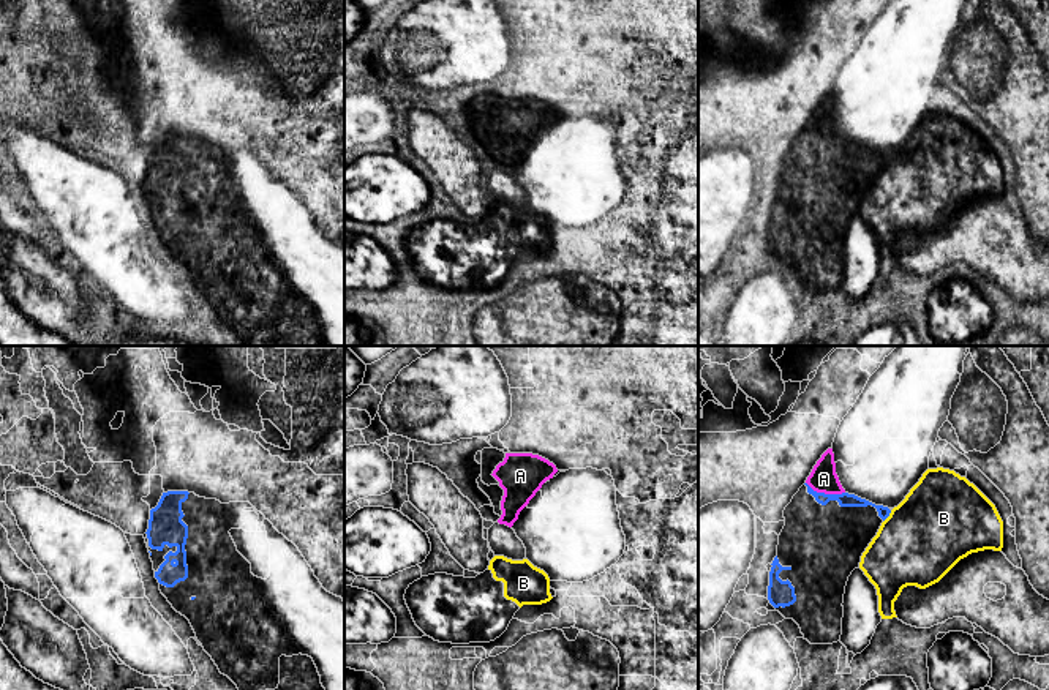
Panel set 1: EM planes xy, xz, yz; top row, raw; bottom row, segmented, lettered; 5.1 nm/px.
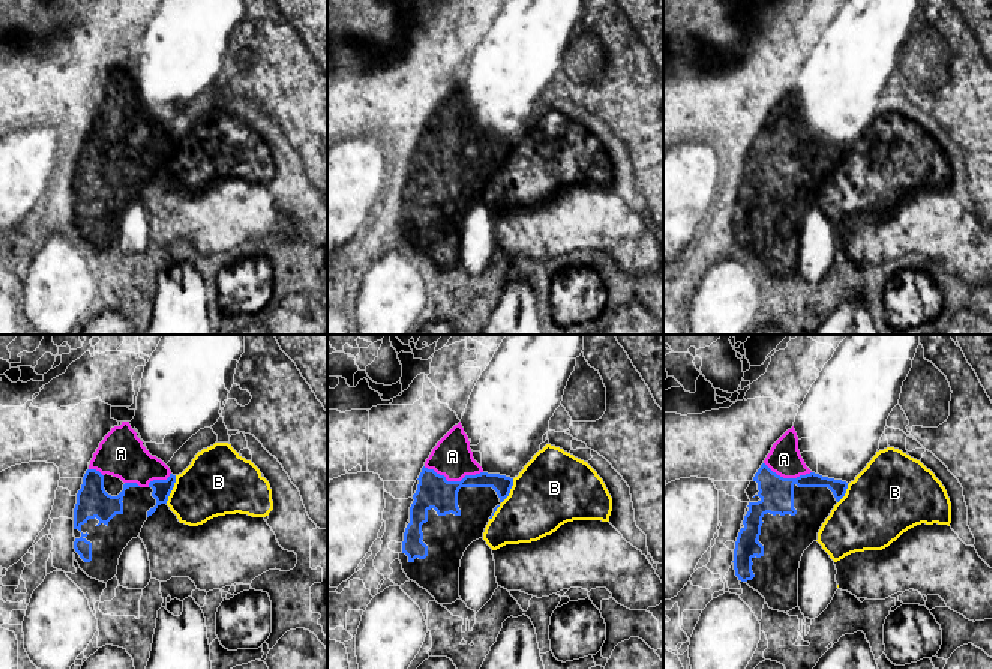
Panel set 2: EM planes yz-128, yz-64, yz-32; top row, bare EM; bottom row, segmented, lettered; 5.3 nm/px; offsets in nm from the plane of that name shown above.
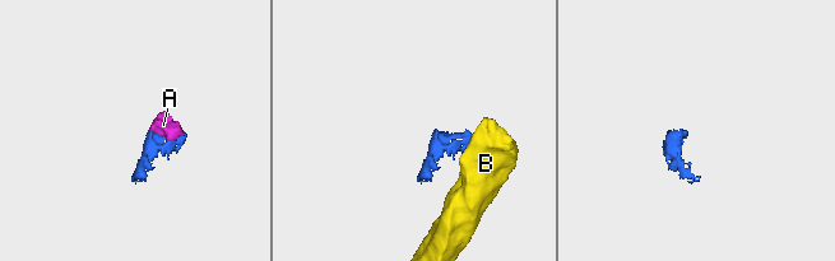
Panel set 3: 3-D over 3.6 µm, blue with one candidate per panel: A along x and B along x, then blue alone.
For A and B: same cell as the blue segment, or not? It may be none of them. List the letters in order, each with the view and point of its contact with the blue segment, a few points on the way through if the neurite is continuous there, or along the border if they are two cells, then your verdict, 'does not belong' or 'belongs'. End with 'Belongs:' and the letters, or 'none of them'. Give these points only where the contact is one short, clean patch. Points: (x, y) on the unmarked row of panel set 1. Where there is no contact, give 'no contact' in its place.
A: contact yz (823, 139); belongs
B: contact yz (888, 161); border yz (891, 157), (883, 168); does not belong
Belongs: A

